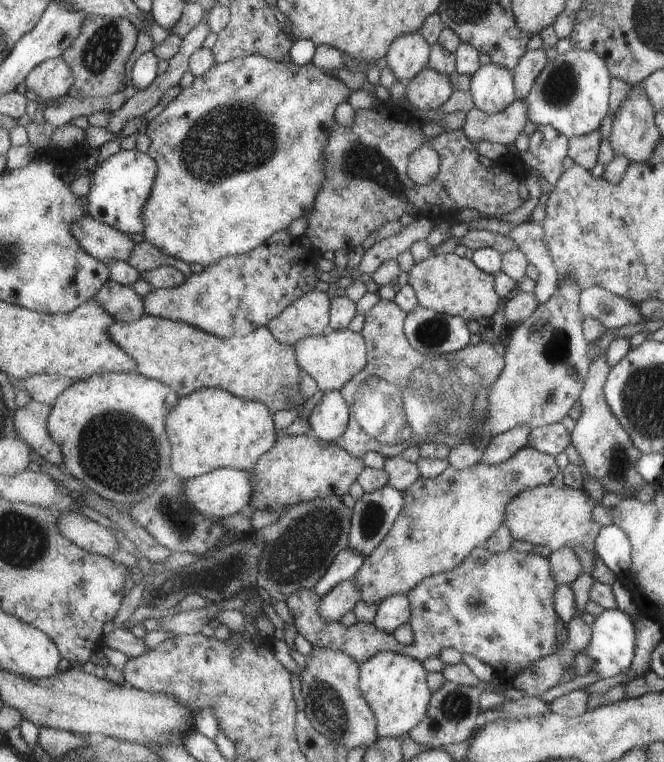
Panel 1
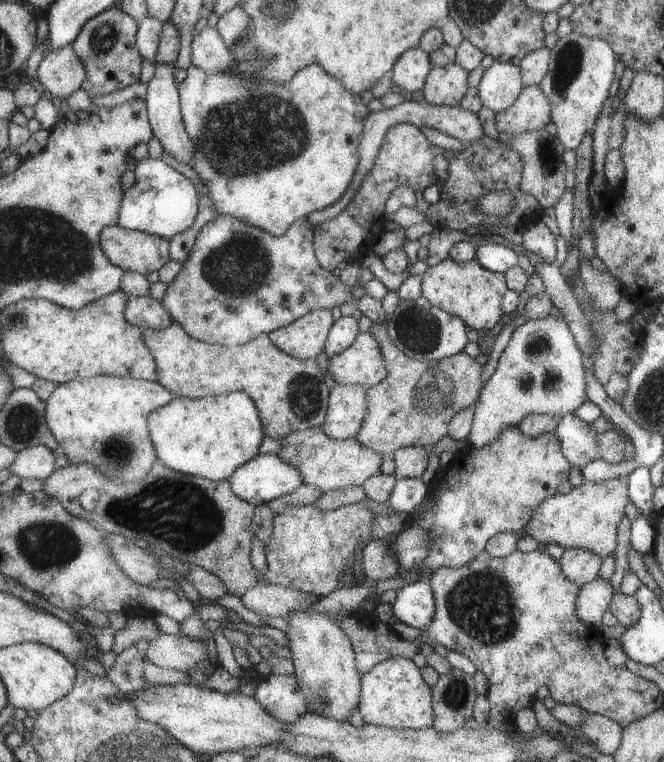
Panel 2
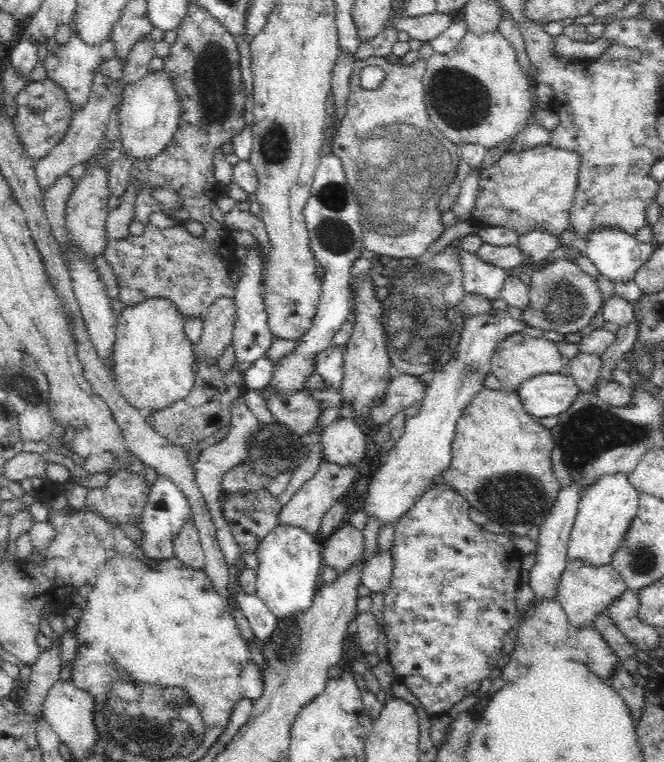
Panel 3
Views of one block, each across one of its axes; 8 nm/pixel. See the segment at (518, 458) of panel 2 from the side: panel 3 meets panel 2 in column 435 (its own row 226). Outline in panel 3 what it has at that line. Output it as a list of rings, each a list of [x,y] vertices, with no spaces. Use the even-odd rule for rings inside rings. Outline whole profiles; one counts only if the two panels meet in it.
[[[550,144],[502,155],[477,176],[478,194],[470,219],[481,227],[508,228],[519,237],[534,230],[560,236],[569,229],[579,162],[575,152],[554,148]]]

